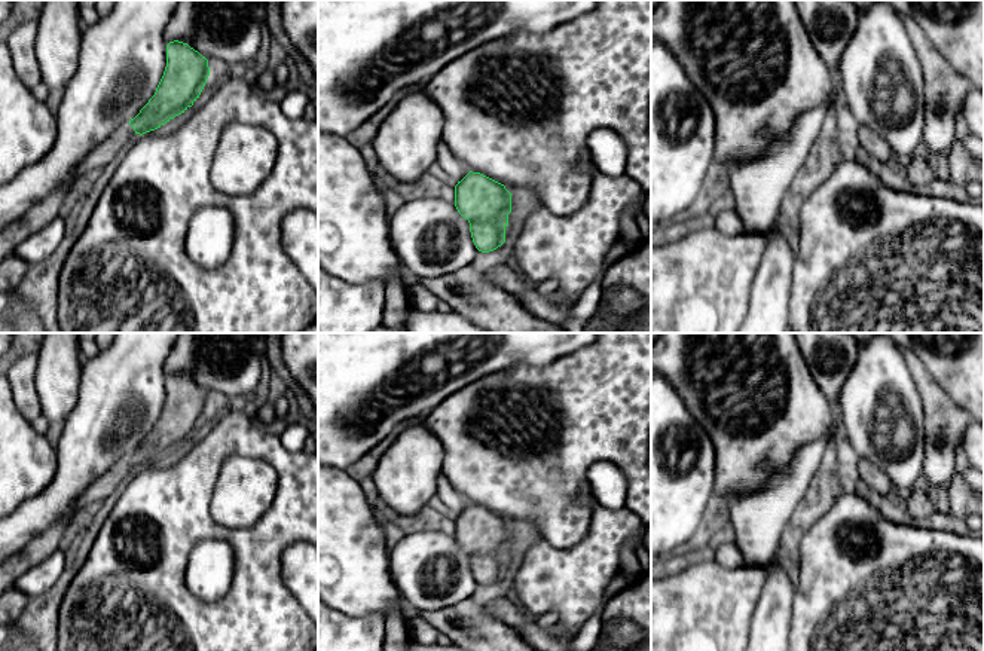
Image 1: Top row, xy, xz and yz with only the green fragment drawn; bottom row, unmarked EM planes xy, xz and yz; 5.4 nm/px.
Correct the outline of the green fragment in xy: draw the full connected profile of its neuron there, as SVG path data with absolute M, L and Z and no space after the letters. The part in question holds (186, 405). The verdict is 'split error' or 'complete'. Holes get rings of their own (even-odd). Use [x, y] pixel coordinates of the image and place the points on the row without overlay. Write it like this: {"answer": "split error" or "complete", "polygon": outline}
{"answer": "split error", "polygon": "M187 376L166 378L166 400L155 428L129 455L120 456L103 476L97 477L77 499L71 513L59 517L24 548L0 563L0 595L31 568L59 548L62 535L73 517L89 504L101 504L123 483L134 467L155 464L184 446L199 431L210 409L208 392Z"}

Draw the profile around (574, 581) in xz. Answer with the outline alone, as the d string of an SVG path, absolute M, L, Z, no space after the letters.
M586 483L578 501L592 511L592 525L583 541L557 550L535 535L526 535L510 569L513 599L520 608L541 617L557 612L553 627L574 638L584 623L605 605L609 584L620 572L620 551L626 542L644 547L648 525L629 508L609 510L601 505Z

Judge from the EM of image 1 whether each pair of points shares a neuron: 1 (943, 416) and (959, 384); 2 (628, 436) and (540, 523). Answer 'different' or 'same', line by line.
1: different
2: same

